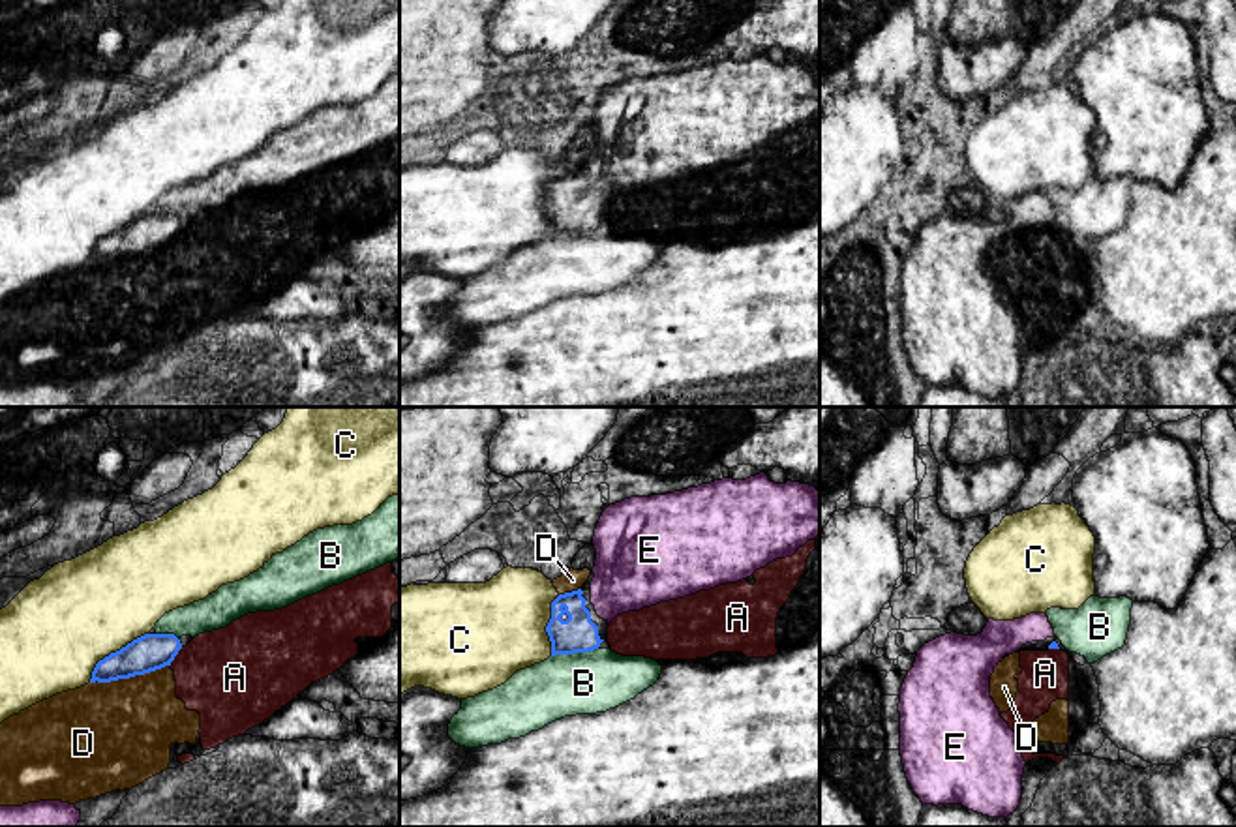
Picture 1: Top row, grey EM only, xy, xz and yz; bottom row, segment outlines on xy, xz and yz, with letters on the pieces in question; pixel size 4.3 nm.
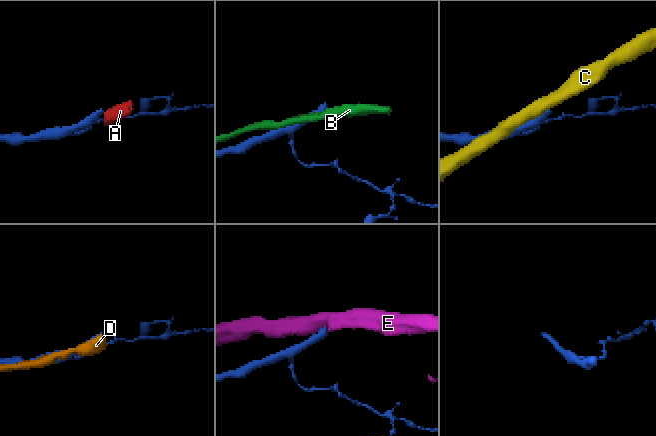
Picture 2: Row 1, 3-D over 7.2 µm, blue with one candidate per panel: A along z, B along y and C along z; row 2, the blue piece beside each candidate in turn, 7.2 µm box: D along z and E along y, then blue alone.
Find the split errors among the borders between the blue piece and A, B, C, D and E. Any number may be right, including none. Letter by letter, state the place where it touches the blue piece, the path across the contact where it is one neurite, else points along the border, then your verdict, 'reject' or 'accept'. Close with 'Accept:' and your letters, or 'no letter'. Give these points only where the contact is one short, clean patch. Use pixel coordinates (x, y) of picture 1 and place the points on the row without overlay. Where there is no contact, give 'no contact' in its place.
A: xy (175, 235) | along xy (182, 227), (169, 244) | reject
B: xz (574, 231) | reject
C: xy (113, 233) | reject
D: xy (130, 255) | reject
E: xz (595, 205) | across xz (576, 214), (595, 205), (595, 203) | accept
Accept: E

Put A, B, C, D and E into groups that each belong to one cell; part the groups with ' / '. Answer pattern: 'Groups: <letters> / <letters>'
Groups: A D / B / C / E

